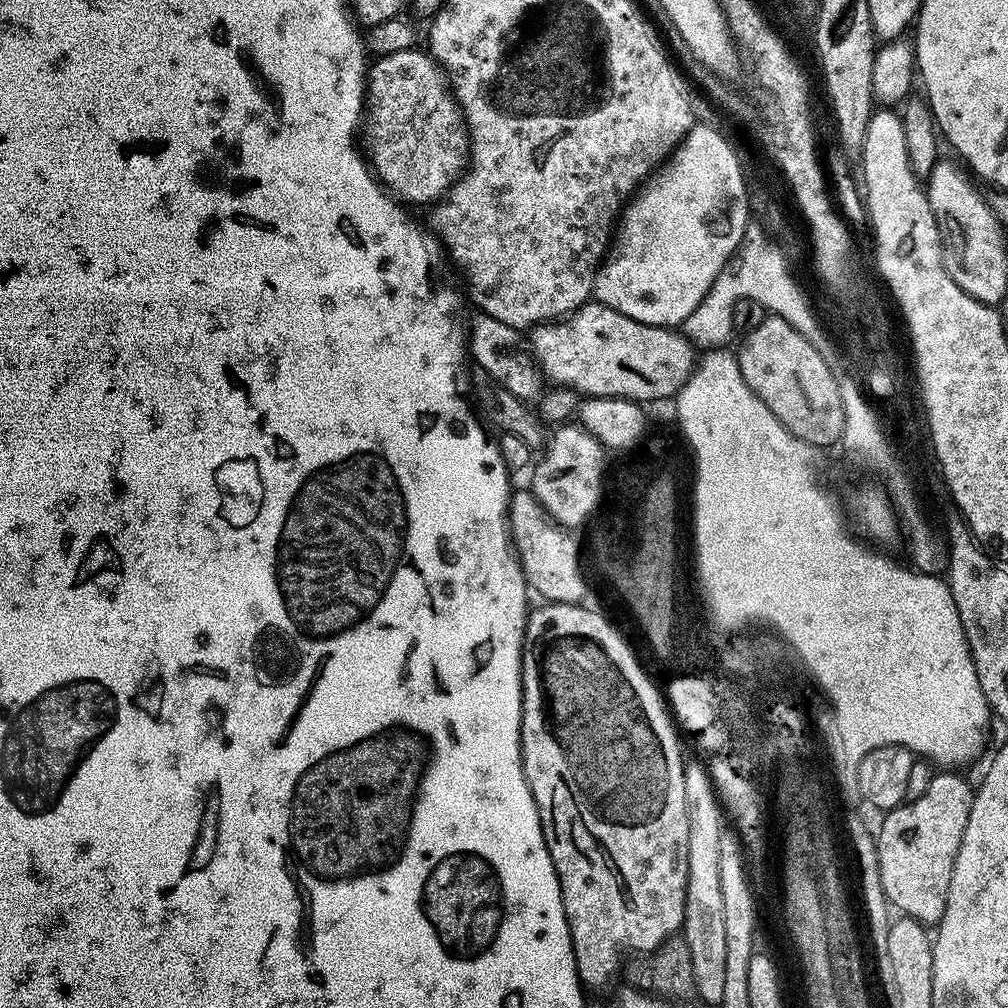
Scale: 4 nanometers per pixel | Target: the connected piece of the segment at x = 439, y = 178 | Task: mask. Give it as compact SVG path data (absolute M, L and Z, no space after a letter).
M419 47L398 50L394 54L379 57L369 67L366 111L362 117L362 148L376 179L395 199L408 206L428 204L436 199L439 201L453 182L460 179L470 155L464 118L450 91L444 69L427 51Z

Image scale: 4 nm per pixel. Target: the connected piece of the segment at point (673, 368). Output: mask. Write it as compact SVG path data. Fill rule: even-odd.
M589 302L580 307L577 311L571 313L567 318L561 318L555 322L546 324L537 324L535 328L531 329L530 336L532 336L532 348L530 347L531 355L534 357L535 363L539 367L545 381L551 382L553 385L561 388L571 388L577 394L583 394L585 397L624 397L627 400L635 402L645 402L644 400L664 400L675 397L676 393L685 384L692 375L694 367L694 356L692 360L692 353L694 347L692 342L681 334L675 327L669 326L667 328L660 328L656 324L643 324L634 318L630 318L626 314L622 314L613 308L607 308L605 304L599 302Z

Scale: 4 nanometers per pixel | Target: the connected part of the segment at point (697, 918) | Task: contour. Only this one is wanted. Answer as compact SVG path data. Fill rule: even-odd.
M687 761L683 772L687 824L687 890L681 924L684 946L690 950L695 995L712 1006L719 1005L724 991L726 941L722 892L718 874L718 838L722 810L714 793L707 767Z

